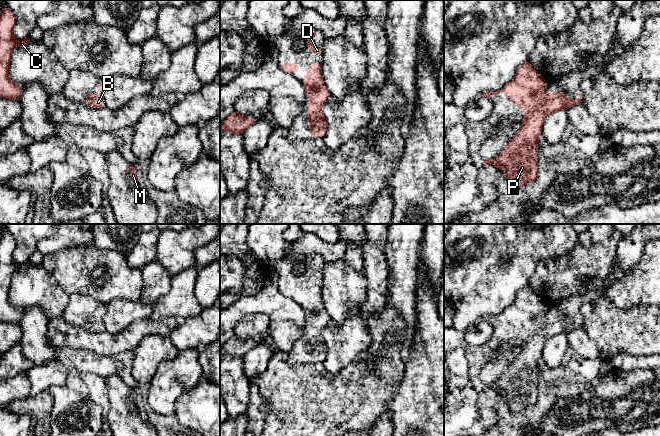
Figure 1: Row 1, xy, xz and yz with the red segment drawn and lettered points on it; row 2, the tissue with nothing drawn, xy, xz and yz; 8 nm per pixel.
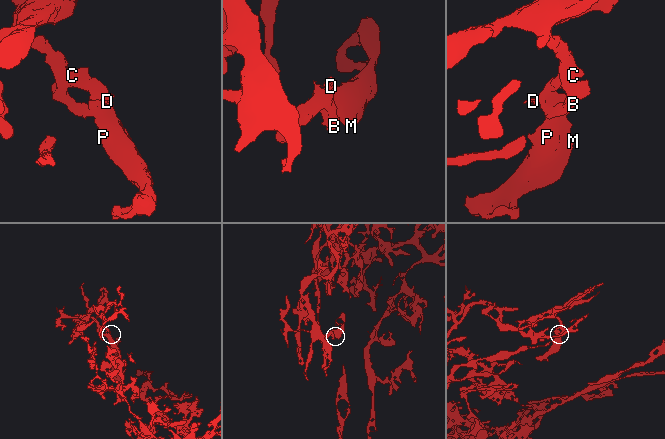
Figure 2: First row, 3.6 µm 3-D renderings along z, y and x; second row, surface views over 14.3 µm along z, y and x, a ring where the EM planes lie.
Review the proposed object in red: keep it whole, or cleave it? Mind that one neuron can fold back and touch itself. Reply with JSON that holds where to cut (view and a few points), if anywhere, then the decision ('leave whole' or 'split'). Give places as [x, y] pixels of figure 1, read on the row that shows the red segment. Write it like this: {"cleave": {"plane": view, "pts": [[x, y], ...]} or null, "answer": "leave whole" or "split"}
{"cleave": null, "answer": "leave whole"}

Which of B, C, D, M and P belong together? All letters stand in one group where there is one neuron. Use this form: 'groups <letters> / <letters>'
groups B C D M P

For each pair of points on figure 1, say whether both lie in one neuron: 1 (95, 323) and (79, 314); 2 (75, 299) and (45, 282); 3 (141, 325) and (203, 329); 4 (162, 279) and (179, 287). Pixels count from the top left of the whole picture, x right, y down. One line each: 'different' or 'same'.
1: same
2: different
3: different
4: different

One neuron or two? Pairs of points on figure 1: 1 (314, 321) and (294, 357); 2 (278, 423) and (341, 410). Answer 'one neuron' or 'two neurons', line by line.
1: one neuron
2: one neuron

